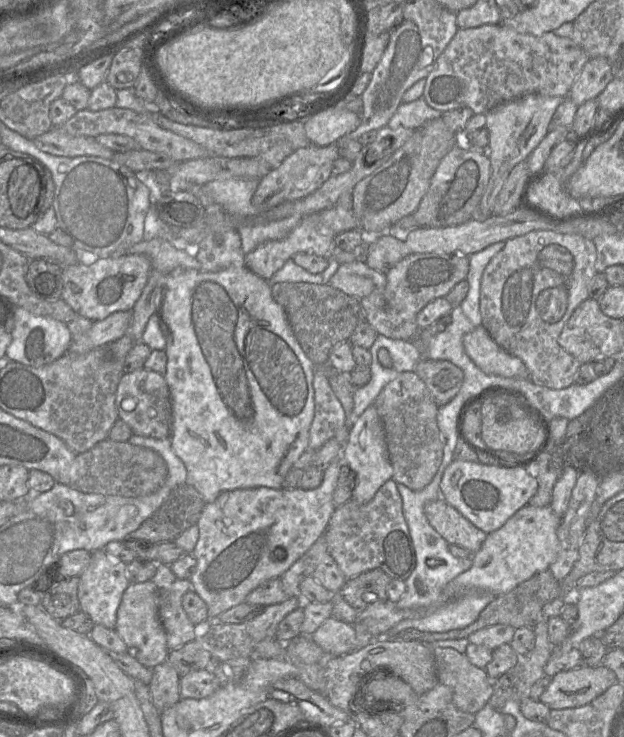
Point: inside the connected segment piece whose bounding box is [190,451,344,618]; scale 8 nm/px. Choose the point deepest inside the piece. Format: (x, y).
(246, 536)

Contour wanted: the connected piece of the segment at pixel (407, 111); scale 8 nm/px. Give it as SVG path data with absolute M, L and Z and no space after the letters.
M423 97L412 102L402 102L387 126L391 129L398 127L416 129L429 120L442 117L443 112L430 107Z

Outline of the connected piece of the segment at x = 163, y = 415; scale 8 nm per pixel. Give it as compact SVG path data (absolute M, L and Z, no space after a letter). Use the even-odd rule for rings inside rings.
M144 367L124 373L116 391L116 408L118 418L129 425L133 434L171 439L172 402L170 389L163 374Z

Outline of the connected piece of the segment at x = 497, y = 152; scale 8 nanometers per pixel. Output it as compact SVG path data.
M528 94L521 98L497 105L486 113L485 127L489 132L489 159L491 175L480 201L480 219L493 215L493 208L510 172L521 161L525 161L548 133L549 123L562 97Z

